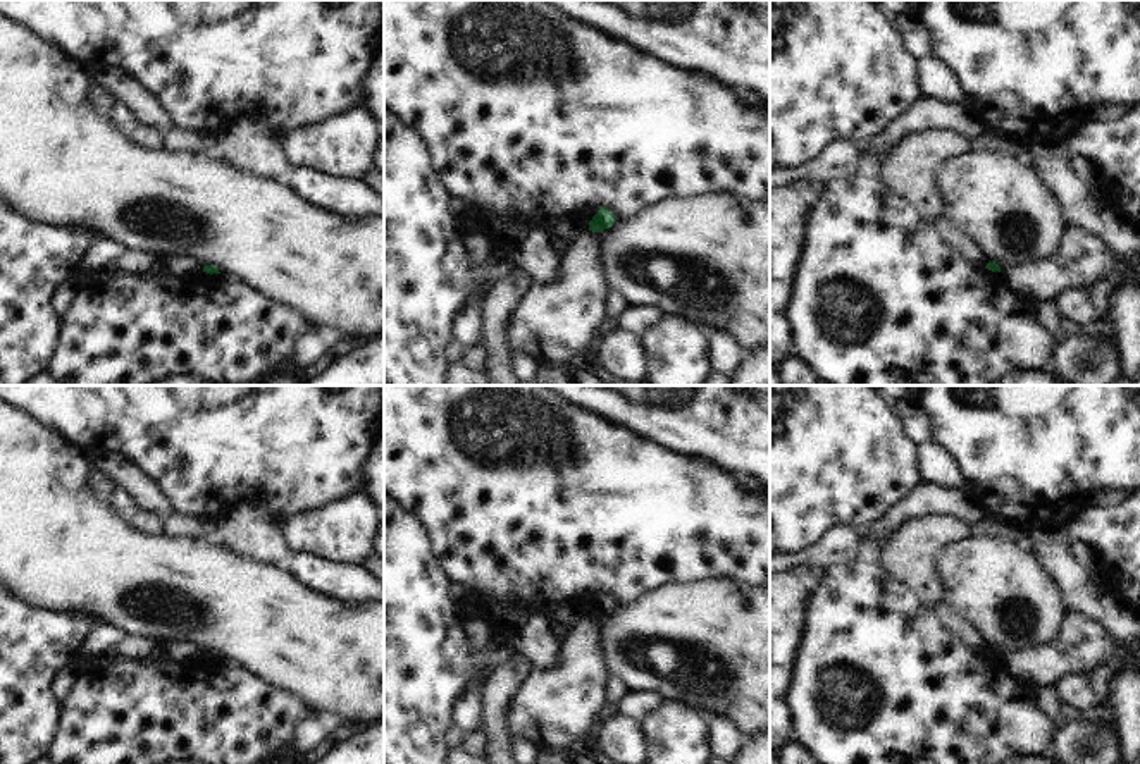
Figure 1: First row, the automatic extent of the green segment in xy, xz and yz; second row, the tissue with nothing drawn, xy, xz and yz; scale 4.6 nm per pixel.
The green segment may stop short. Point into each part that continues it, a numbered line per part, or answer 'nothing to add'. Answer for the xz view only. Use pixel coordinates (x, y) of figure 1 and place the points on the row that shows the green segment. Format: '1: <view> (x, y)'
1: xz (555, 320)

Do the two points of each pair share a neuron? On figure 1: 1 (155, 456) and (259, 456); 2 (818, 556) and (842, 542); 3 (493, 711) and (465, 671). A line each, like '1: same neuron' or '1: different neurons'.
1: same neuron
2: same neuron
3: different neurons

